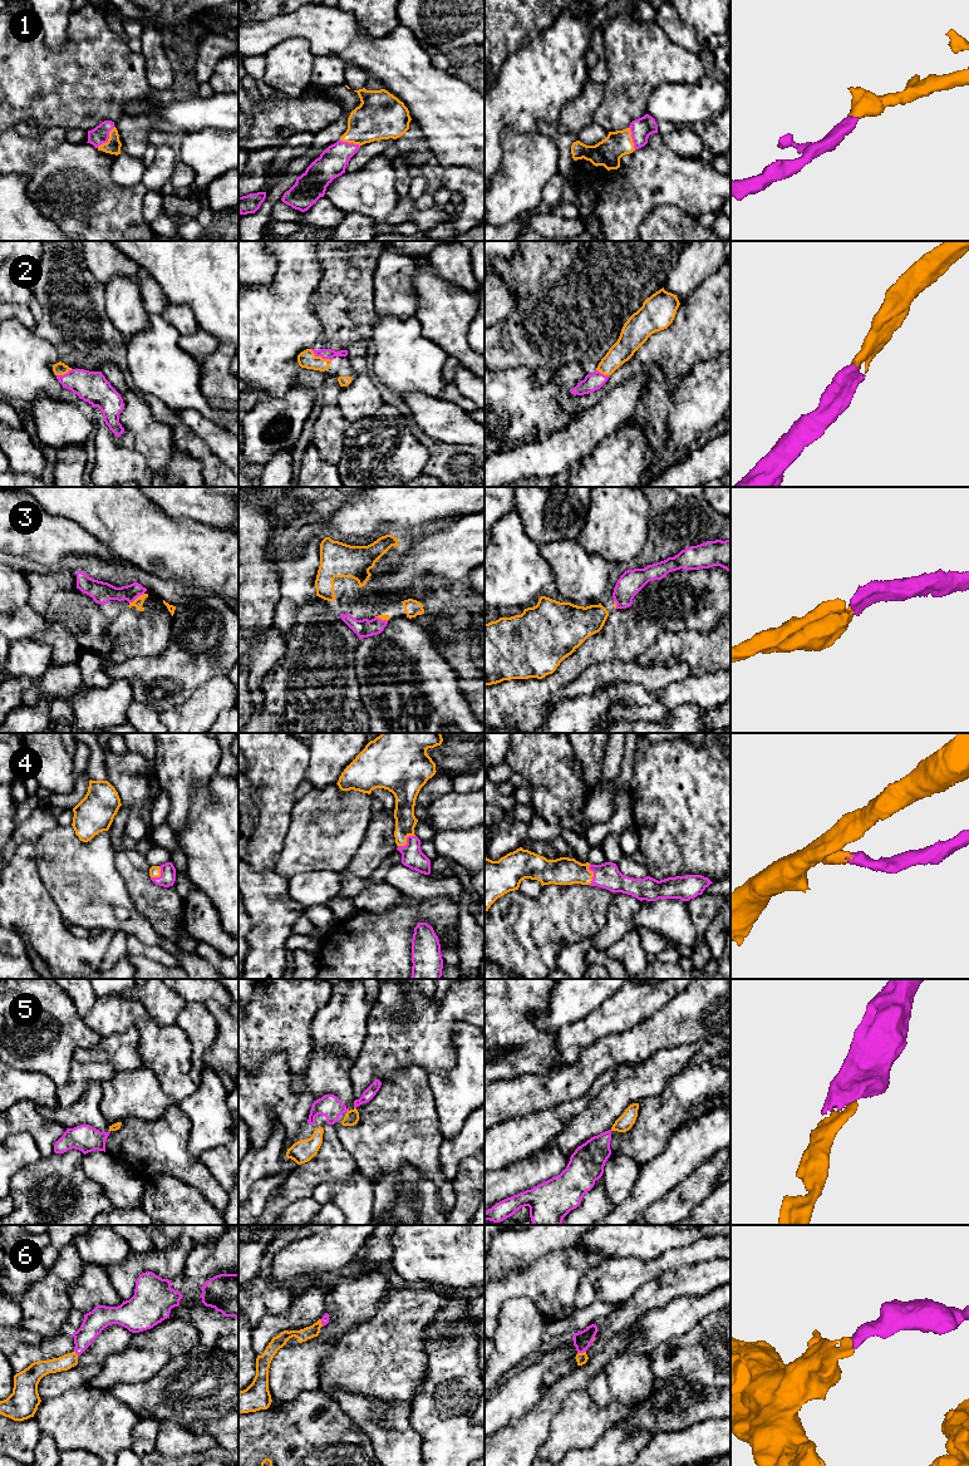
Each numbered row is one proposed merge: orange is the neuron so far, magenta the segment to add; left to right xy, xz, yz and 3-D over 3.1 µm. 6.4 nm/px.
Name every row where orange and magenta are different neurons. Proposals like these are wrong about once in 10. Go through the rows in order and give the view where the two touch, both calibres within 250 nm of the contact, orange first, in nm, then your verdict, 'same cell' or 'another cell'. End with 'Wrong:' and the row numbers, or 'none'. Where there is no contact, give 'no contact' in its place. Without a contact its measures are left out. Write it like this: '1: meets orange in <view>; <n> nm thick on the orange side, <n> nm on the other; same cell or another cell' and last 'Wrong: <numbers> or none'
1: meets orange in xy; 100 nm thick on the orange side, 120 nm on the other; same cell
2: meets orange in xz; 110 nm thick on the orange side, 60 nm on the other; same cell
3: meets orange in xy; 60 nm thick on the orange side, 140 nm on the other; same cell
4: meets orange in xz; 140 nm thick on the orange side, 140 nm on the other; same cell
5: no contact; same cell
6: meets orange in yz; 80 nm thick on the orange side, 120 nm on the other; same cell
Wrong: none

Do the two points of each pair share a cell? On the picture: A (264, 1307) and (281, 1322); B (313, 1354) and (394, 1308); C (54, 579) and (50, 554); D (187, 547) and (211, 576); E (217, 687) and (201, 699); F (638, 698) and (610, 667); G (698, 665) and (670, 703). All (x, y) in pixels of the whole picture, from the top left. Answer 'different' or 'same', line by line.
A: different
B: different
C: different
D: same
E: same
F: different
G: different

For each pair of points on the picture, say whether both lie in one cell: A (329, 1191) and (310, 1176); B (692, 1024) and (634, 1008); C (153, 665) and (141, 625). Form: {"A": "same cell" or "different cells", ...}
{"A": "different cells", "B": "different cells", "C": "different cells"}

